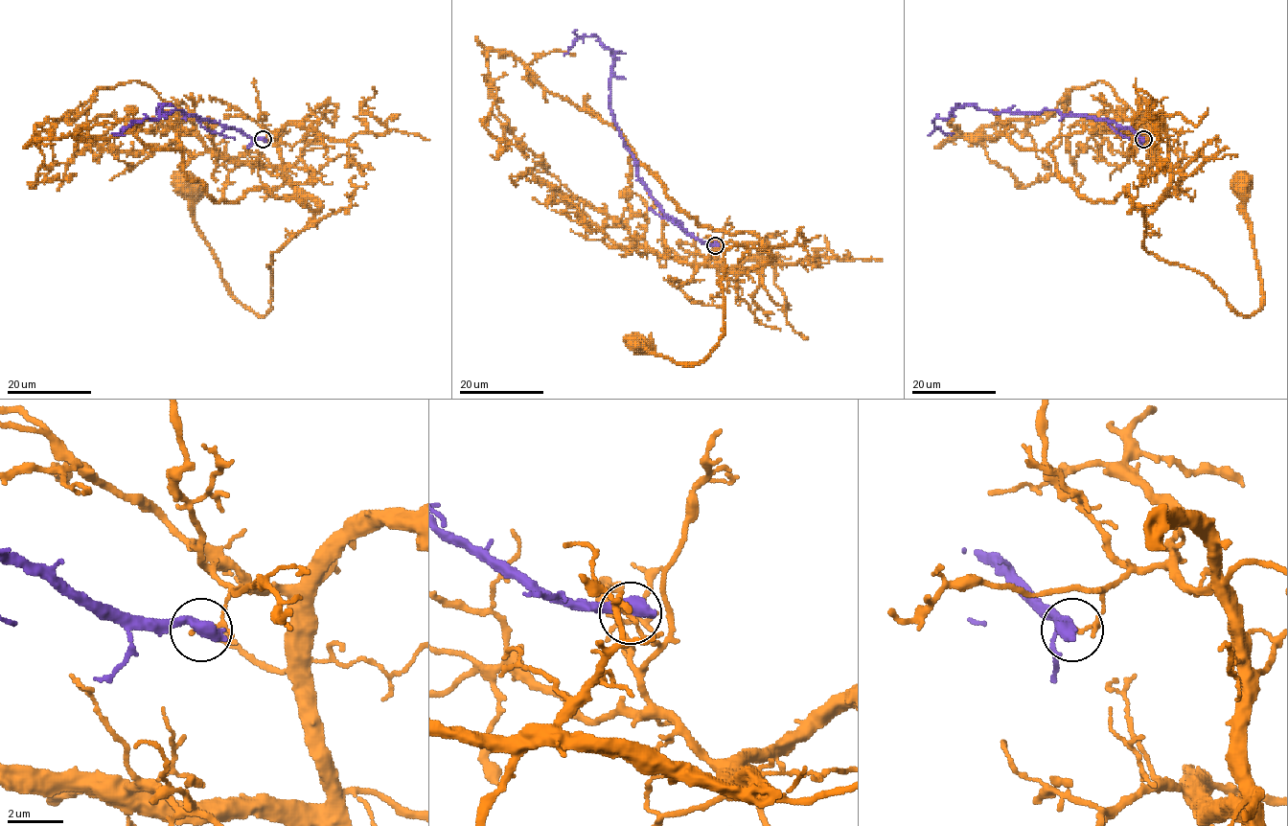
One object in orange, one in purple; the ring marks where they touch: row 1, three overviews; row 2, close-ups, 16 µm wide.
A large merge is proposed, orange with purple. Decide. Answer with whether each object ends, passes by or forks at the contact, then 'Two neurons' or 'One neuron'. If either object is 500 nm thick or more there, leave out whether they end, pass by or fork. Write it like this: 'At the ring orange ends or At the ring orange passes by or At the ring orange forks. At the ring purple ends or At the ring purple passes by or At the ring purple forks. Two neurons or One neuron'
Two neurons

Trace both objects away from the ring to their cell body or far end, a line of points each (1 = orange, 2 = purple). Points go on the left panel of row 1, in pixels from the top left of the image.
1: (263, 139), (267, 129), (276, 135), (282, 171), (316, 206), (271, 254), (264, 315), (231, 294), (179, 188)
2: (263, 139), (250, 138), (180, 109), (156, 112), (160, 105), (158, 119), (146, 118), (119, 133), (111, 132)

